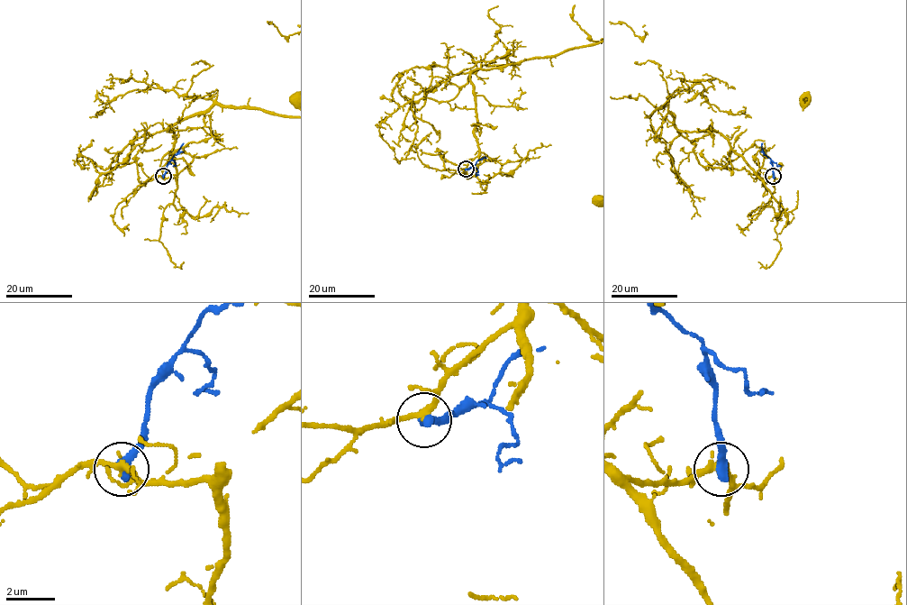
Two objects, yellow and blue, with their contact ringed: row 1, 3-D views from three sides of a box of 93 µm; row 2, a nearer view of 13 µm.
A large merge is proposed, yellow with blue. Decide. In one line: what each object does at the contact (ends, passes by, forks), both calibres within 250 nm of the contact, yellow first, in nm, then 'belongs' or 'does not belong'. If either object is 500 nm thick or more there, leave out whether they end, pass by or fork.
yellow passes by | blue ends | 240/480 nm | does not belong

